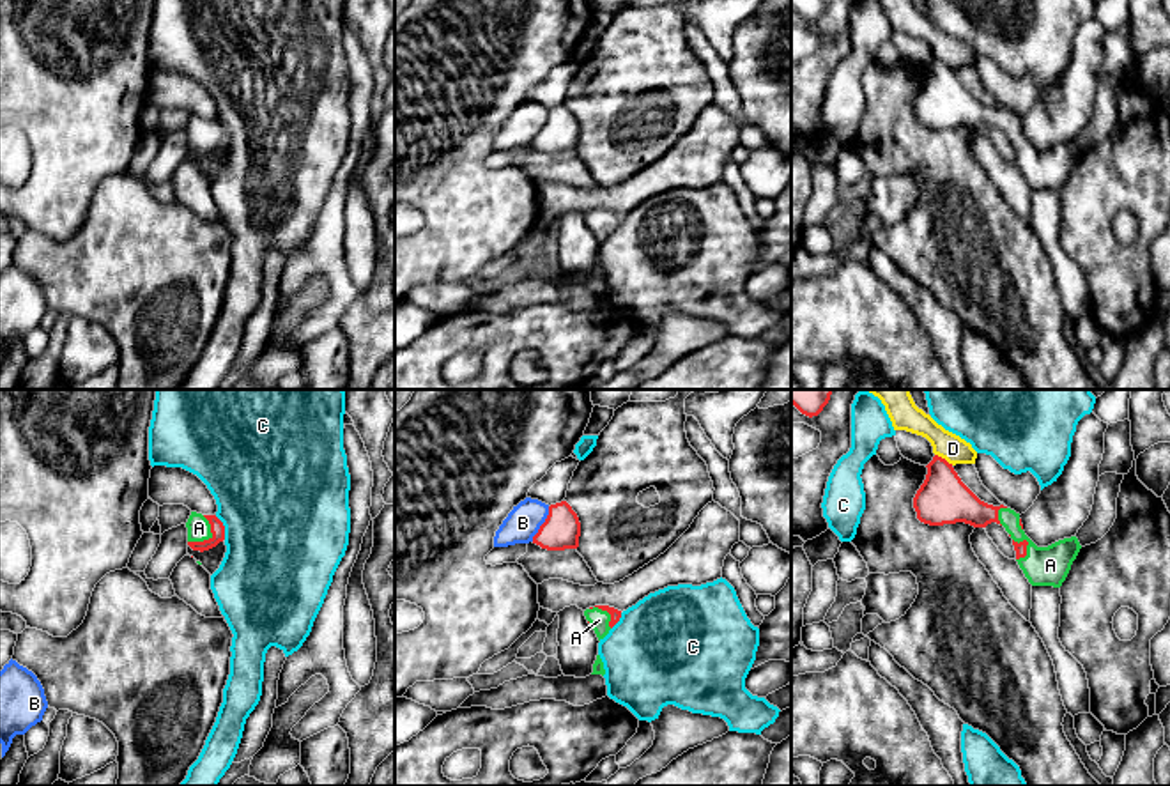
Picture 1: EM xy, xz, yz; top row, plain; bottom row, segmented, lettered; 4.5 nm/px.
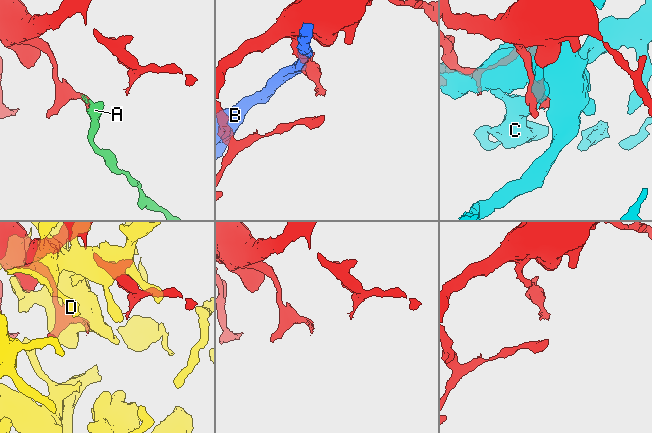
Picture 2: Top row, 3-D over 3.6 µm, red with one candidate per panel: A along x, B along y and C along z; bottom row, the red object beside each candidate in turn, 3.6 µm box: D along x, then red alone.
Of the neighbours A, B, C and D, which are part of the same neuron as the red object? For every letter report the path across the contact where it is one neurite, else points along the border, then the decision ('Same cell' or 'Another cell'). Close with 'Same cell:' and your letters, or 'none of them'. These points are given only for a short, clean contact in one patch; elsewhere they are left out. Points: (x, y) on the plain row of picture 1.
A: Path across: xy (216, 130), (209, 142), (199, 131). Same cell
B: Another cell
C: Another cell
D: Another cell
Same cell: A

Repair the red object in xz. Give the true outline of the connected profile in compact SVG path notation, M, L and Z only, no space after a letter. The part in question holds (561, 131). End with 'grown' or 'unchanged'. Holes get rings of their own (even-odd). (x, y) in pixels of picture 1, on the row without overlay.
M566 104L549 110L549 119L533 140L533 147L547 154L577 152L581 126Z; unchanged

